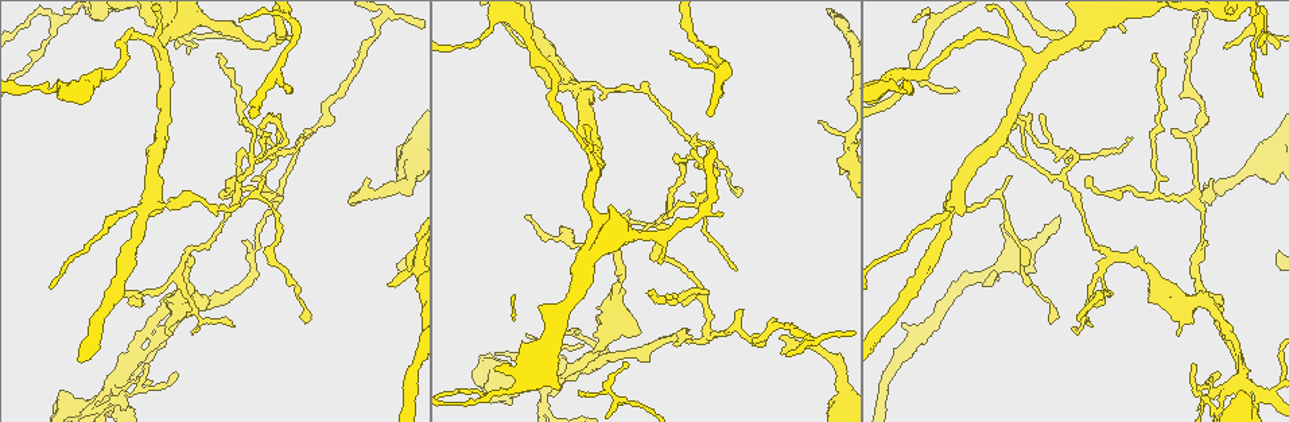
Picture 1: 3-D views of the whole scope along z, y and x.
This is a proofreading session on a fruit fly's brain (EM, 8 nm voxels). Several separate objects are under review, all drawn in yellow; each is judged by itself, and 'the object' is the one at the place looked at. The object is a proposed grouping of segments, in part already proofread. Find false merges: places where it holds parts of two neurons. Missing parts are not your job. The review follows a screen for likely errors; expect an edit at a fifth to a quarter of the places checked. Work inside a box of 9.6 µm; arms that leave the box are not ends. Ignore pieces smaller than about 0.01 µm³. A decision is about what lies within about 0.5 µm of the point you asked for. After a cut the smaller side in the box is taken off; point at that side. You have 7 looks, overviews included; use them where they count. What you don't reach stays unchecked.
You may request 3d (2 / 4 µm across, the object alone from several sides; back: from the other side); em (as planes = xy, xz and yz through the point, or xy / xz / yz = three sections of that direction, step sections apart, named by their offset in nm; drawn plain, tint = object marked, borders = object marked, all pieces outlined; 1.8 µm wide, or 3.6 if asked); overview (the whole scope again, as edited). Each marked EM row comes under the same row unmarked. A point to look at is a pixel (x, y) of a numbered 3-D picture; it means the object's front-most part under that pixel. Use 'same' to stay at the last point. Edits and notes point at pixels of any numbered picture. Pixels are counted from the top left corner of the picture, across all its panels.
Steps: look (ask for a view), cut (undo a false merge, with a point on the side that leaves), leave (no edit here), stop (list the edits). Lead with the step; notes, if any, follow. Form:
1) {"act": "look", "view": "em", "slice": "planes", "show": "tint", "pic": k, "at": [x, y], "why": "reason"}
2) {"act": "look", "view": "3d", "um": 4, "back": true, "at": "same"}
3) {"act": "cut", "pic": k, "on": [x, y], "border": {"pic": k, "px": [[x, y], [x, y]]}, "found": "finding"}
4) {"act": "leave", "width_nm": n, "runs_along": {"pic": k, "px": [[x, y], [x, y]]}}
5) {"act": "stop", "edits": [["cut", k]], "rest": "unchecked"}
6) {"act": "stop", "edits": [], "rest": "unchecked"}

{"act": "look", "view": "3d", "um": 2, "pic": 1, "at": [123, 211]}

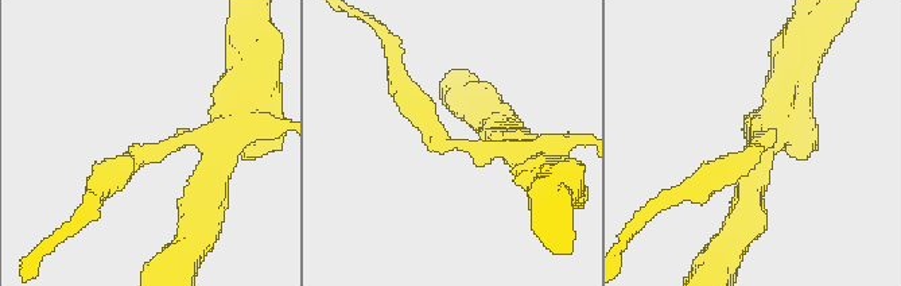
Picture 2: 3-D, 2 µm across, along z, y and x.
{"act": "look", "view": "em", "um": 3.6, "slice": "planes", "show": "borders", "pic": 2, "at": [154, 149], "arms": 3}

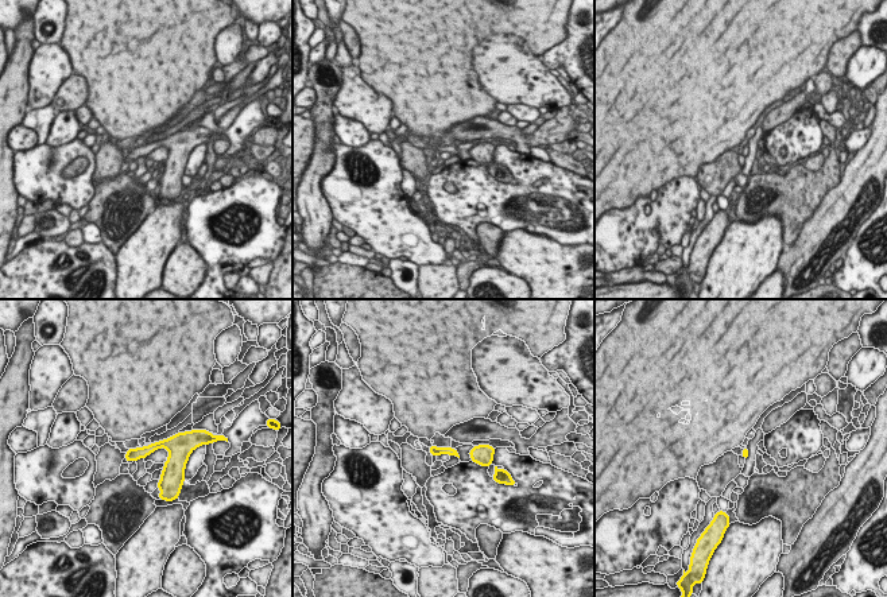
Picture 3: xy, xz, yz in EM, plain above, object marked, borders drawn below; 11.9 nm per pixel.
{"act": "leave", "found": "continuous, no second neuron"}

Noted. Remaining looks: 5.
{"act": "look", "view": "em", "um": 3.6, "slice": "planes", "show": "borders", "pic": 1, "at": [188, 252], "why": "abrupt turn"}

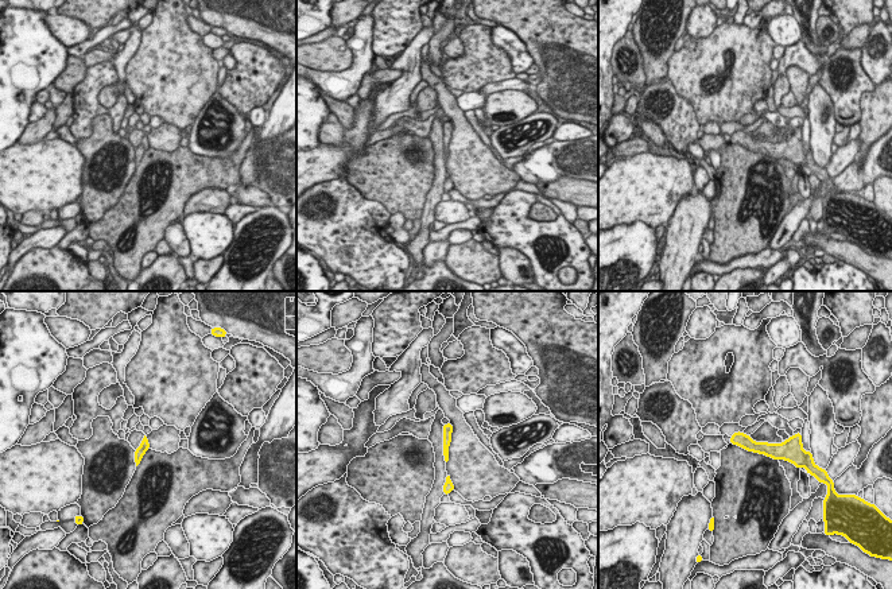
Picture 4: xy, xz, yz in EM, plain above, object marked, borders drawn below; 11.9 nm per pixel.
{"act": "leave", "runs_along": {"pic": 4, "px": [[733, 440], [767, 449], [788, 444]]}, "found": "all the same neuron"}

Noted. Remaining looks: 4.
{"act": "look", "view": "em", "um": 3.6, "slice": "xz", "step": 4, "show": "tint", "pic": 1, "at": [180, 306], "why": "sudden change in width"}

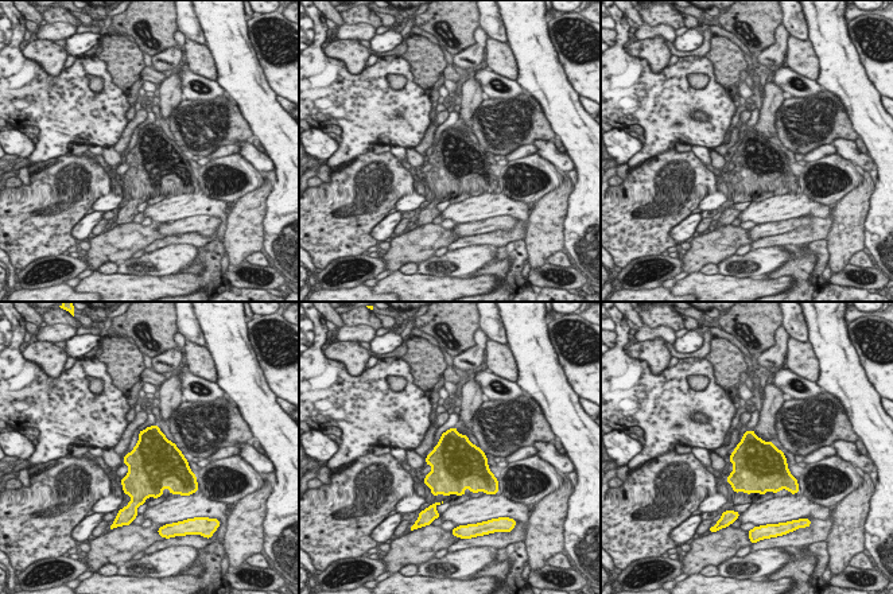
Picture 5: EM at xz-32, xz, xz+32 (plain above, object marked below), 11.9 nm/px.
{"act": "leave", "found": "one neuron here"}

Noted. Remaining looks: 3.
{"act": "stop", "edits": [], "rest": "unchecked"}

